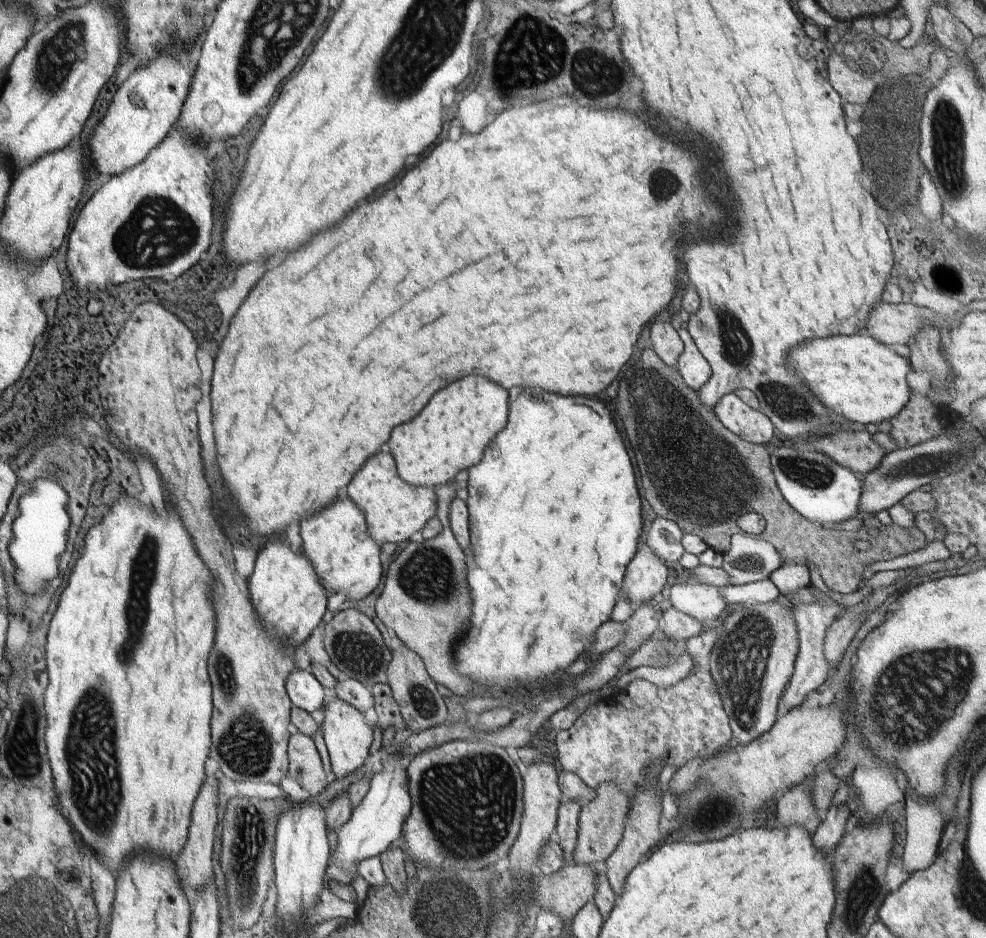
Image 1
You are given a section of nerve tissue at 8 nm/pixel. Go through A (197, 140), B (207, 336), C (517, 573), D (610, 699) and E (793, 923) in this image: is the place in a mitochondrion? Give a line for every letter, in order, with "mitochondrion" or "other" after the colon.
A: other
B: other
C: other
D: other
E: other

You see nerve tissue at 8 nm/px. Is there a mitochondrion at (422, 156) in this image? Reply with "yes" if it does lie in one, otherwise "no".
no

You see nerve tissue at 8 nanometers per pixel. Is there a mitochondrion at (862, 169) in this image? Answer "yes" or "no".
yes

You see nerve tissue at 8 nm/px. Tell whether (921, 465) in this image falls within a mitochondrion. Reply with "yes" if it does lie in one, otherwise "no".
yes

